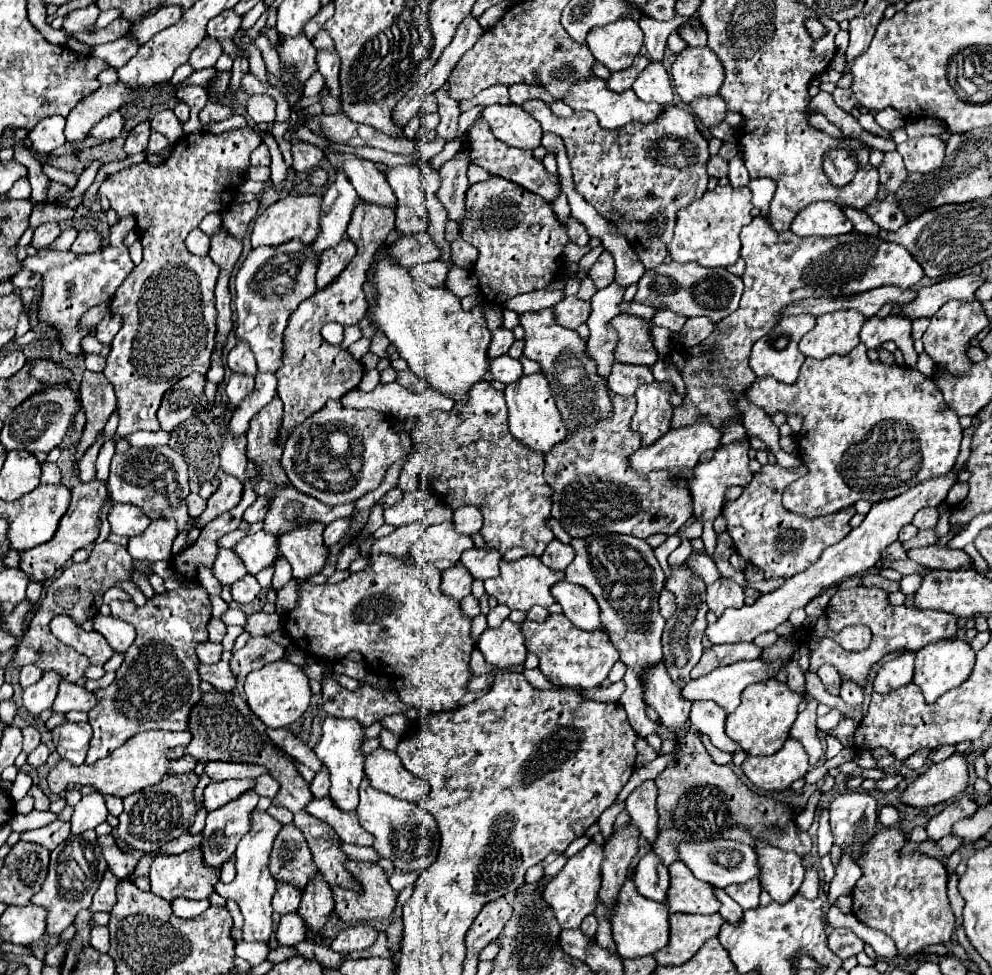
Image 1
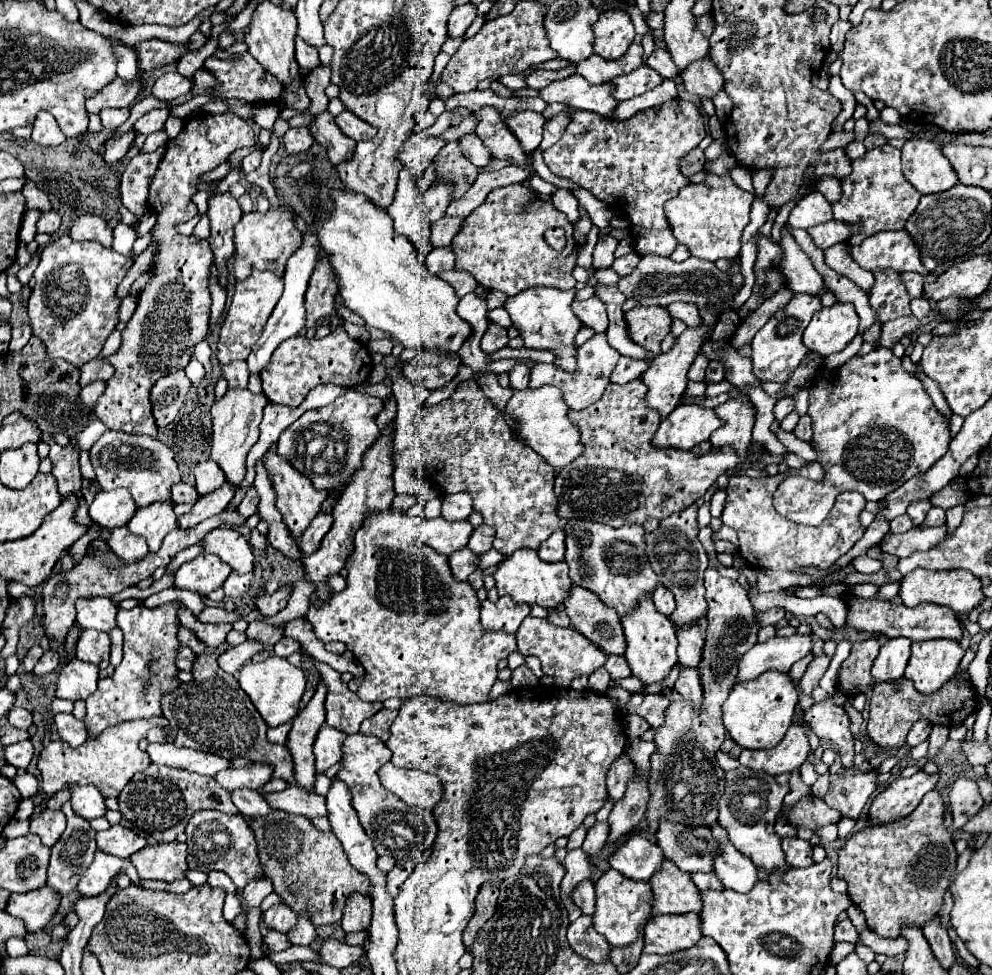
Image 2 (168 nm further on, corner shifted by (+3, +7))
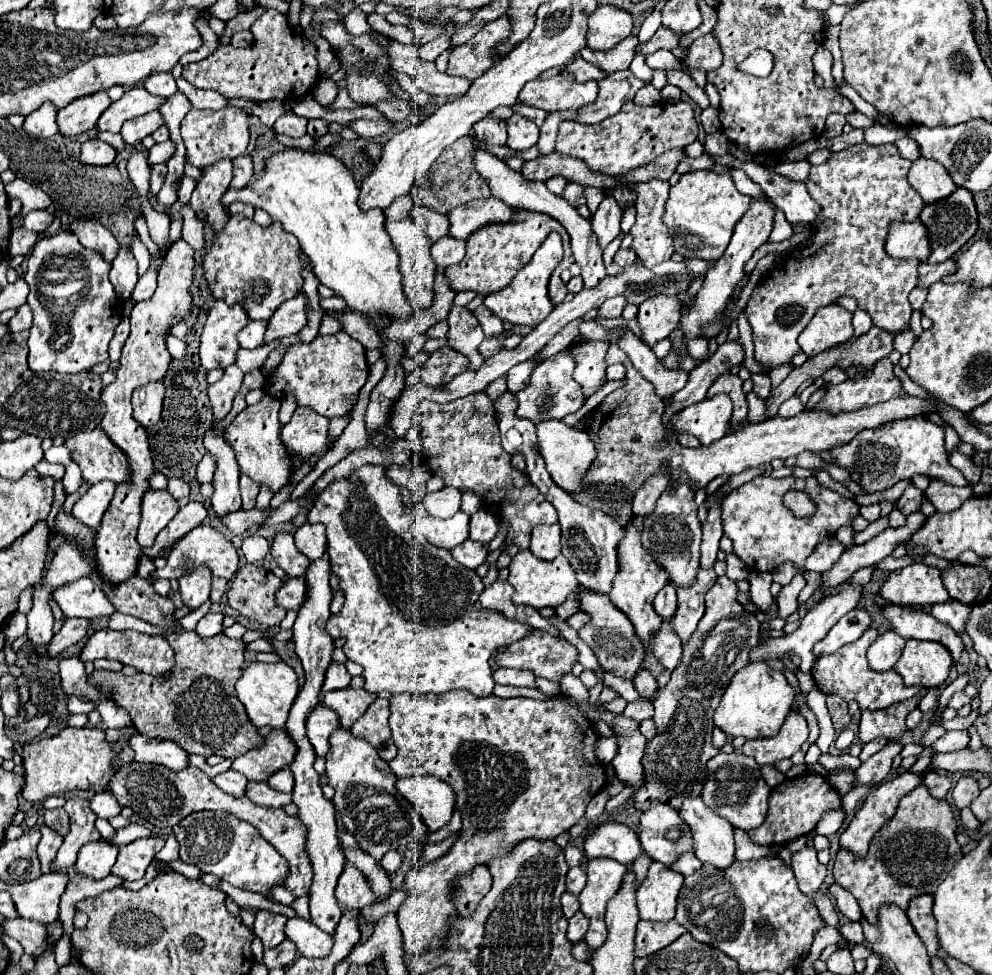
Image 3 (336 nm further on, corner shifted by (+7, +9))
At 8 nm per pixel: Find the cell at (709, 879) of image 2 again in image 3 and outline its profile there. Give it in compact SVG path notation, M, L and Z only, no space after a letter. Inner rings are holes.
M692 851L682 853L682 855L680 855L672 865L670 865L670 869L672 869L672 871L682 873L682 875L690 875L690 873L698 871L700 867L702 867L702 861L700 861Z

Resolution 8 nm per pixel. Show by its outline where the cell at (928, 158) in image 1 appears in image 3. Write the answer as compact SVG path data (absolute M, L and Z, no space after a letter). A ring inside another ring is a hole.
M918 157L912 163L908 181L920 193L924 203L942 201L958 189L956 183L950 179L948 171L942 169L942 165L934 163L932 159L922 159L922 157Z

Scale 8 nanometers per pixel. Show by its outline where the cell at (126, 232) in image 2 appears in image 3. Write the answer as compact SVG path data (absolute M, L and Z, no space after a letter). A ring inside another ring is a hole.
M120 249L118 259L112 261L112 269L110 269L110 281L116 289L116 295L120 299L130 299L132 289L136 287L138 275L136 275L136 261L132 251L128 249Z

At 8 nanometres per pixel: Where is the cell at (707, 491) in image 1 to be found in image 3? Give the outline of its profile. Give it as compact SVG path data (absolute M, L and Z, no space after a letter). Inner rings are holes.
M732 373L720 375L708 389L708 397L716 393L726 393L732 403L734 403L734 415L732 415L732 425L738 425L746 415L748 415L748 405L746 405L746 395L742 391L742 379Z

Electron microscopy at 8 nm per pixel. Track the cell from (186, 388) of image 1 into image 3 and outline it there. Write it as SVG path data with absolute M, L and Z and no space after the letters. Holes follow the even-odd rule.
M148 383L146 387L140 387L132 395L132 405L134 405L134 419L142 427L156 425L160 415L162 415L162 397L164 397L164 383Z

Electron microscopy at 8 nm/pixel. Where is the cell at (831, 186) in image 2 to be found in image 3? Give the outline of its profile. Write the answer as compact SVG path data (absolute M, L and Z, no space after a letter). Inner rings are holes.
M778 161L774 167L770 167L770 171L786 175L794 181L806 181L808 171L810 171L810 163L808 161Z

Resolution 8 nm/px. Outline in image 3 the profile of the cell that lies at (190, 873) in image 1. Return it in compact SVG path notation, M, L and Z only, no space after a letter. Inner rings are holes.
M158 837L138 839L134 843L128 843L126 847L120 847L116 865L112 867L112 875L122 877L122 879L142 879L150 859L162 847L164 847L164 841Z

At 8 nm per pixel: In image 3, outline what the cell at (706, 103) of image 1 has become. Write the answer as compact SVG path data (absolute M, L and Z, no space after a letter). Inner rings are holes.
M714 33L702 35L698 37L690 49L688 49L688 57L684 59L688 67L692 69L702 69L702 71L714 71L722 65L722 51L720 51L720 43L716 39Z

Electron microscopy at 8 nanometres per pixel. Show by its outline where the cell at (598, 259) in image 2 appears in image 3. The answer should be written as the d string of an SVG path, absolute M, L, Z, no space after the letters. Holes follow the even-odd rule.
M604 197L604 201L600 203L596 215L592 217L592 229L598 237L600 247L604 249L614 237L620 235L620 221L622 221L622 207L612 199L612 197Z

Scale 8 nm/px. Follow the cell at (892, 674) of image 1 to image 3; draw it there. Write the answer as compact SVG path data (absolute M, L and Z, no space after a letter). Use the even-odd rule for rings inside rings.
M894 631L878 635L878 639L868 649L868 663L874 671L888 671L900 659L904 649L904 639Z

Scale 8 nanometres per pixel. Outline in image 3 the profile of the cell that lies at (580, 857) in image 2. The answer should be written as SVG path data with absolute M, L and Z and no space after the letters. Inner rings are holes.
M563 894L561 897L561 907L564 917L566 917L566 919L570 919L570 917L579 910L578 898L571 894Z

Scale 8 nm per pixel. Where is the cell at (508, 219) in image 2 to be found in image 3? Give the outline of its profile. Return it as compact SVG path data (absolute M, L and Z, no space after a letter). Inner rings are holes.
M518 211L512 223L482 227L474 235L470 235L470 239L466 241L466 257L460 263L444 269L444 275L448 277L448 283L450 283L452 291L458 293L458 291L470 289L470 291L476 291L480 295L490 295L490 293L500 291L502 287L506 287L512 281L516 271L532 259L532 255L536 253L536 249L542 245L542 241L546 239L546 235L550 231L560 233L560 237L564 241L564 259L554 269L548 286L552 303L554 305L562 303L562 299L568 295L568 289L562 283L560 273L574 263L574 257L572 257L572 251L570 251L570 237L568 237L566 229L556 219L552 219L544 213L534 213L534 211Z

